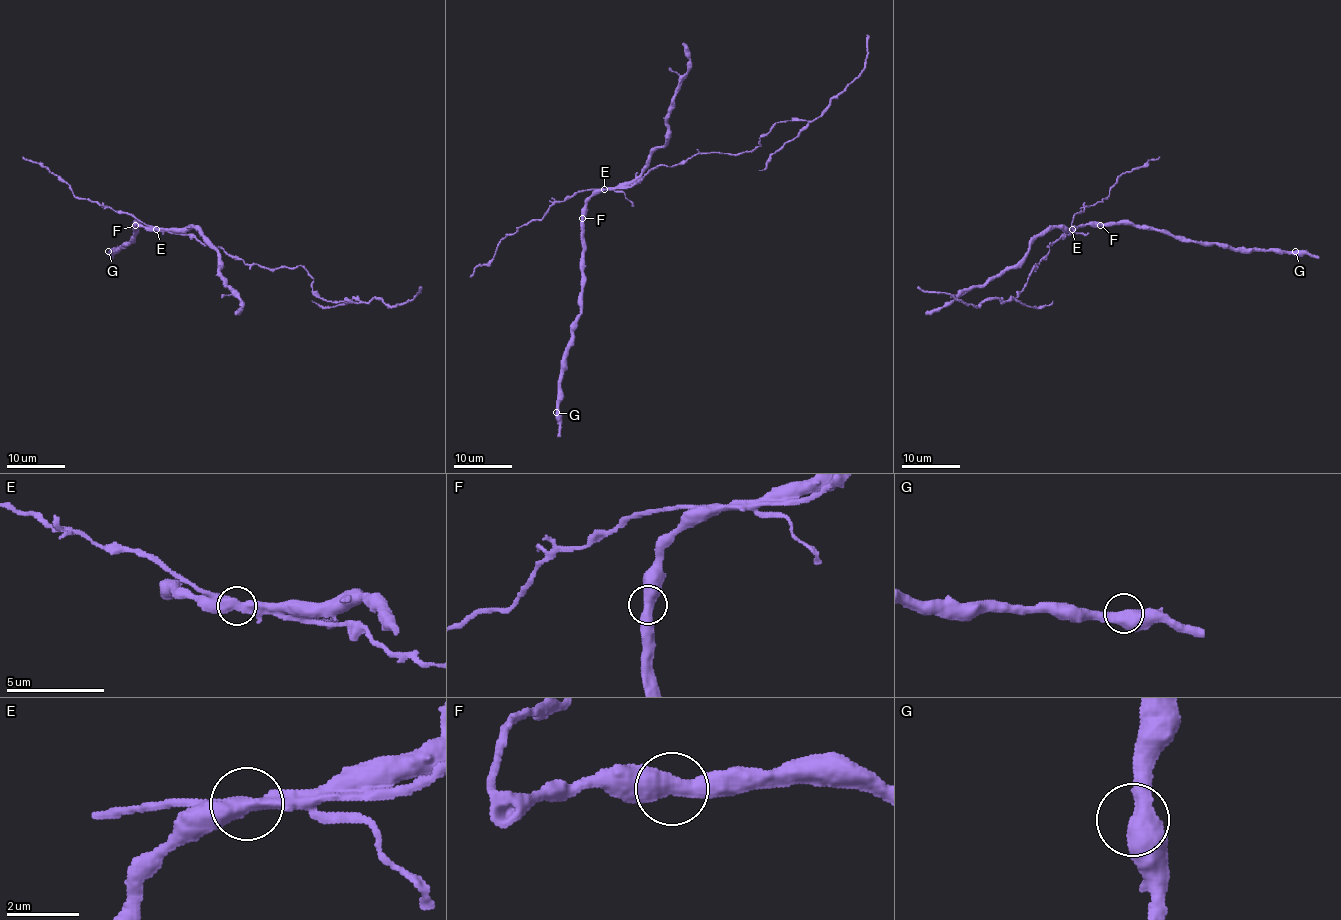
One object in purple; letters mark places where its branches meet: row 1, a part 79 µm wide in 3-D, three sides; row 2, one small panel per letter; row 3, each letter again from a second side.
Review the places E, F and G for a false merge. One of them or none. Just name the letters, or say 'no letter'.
E

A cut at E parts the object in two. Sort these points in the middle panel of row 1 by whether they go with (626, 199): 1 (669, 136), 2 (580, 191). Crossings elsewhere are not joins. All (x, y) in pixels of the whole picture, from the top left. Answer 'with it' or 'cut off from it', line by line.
1: with it
2: cut off from it

